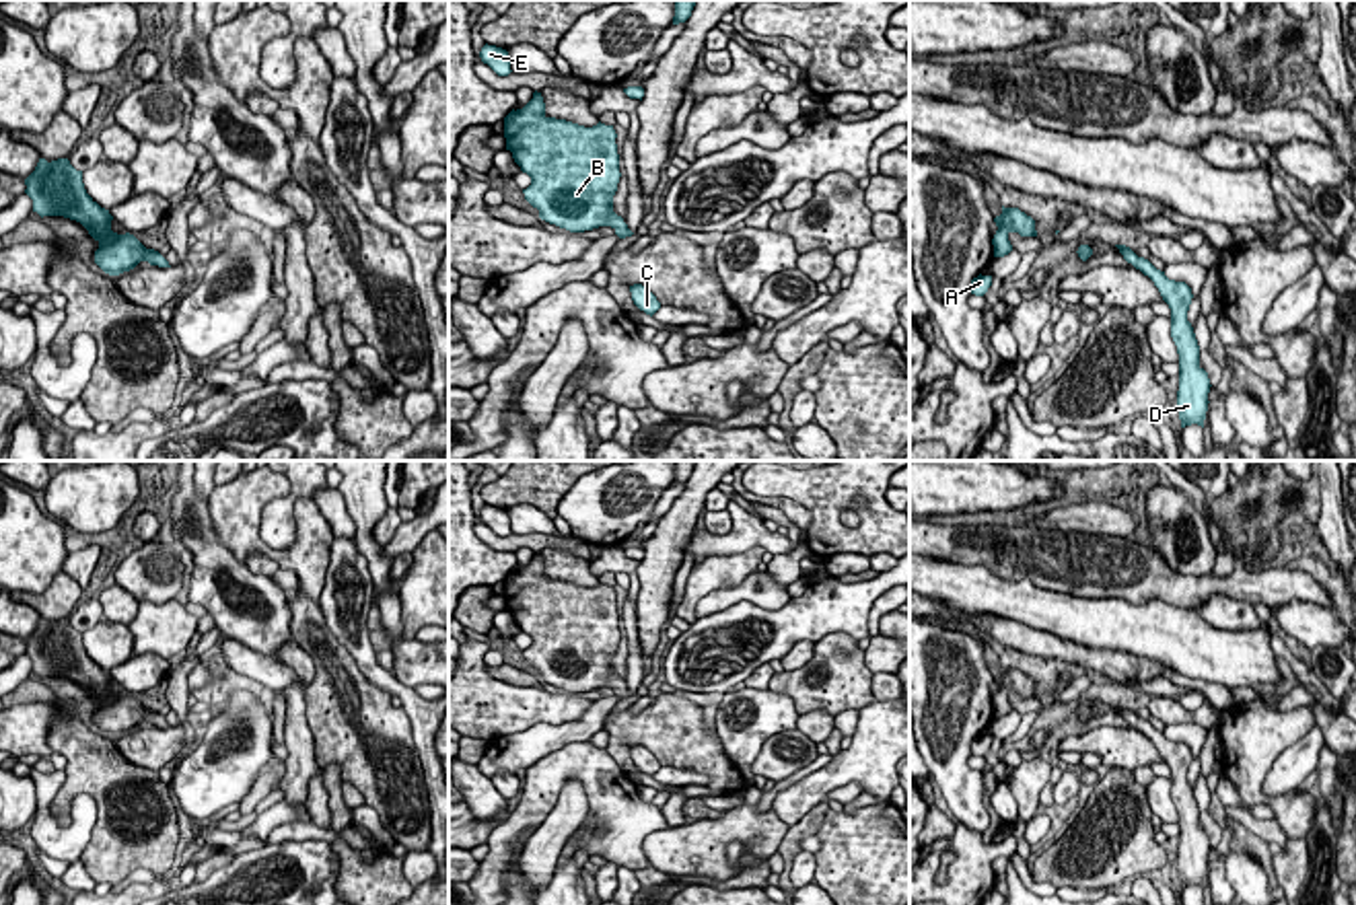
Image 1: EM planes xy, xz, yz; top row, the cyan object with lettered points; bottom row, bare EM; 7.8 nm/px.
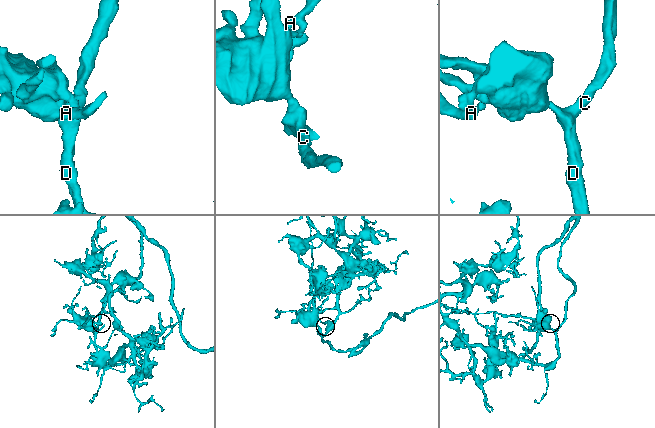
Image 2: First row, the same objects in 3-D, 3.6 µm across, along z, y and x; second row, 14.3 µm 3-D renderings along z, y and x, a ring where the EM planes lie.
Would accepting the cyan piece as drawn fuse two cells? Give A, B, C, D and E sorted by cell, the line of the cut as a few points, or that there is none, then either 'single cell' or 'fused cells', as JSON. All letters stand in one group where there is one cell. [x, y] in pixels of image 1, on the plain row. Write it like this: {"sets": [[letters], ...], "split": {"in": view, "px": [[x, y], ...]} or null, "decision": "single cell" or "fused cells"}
{"sets": [["A", "B", "C", "D", "E"]], "split": null, "decision": "single cell"}

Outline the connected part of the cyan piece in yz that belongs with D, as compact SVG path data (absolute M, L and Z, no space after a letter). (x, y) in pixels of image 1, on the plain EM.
M1115 705L1123 720L1148 736L1158 749L1163 761L1171 769L1171 798L1179 814L1179 852L1177 852L1177 872L1181 889L1198 884L1204 889L1208 872L1210 839L1200 827L1200 806L1191 784L1187 782L1187 771L1191 765L1191 749L1185 743L1175 743L1156 730L1148 720L1138 718L1130 708Z

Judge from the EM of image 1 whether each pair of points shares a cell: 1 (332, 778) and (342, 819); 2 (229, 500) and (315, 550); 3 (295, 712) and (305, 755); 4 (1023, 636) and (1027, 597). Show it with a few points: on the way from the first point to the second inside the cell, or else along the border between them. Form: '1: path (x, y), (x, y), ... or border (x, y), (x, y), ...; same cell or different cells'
1: path (334, 788), (340, 809); same cell
2: path (239, 525), (270, 554), (291, 554); same cell
3: path (295, 722), (301, 745); same cell
4: border (978, 613), (1017, 620), (1071, 642); different cells

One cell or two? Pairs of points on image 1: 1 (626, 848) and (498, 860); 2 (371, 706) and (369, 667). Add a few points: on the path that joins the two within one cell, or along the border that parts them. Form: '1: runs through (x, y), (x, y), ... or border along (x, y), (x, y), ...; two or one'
1: runs through (612, 803), (583, 774), (562, 774), (527, 815); one
2: border along (340, 640), (354, 665), (389, 696); two

